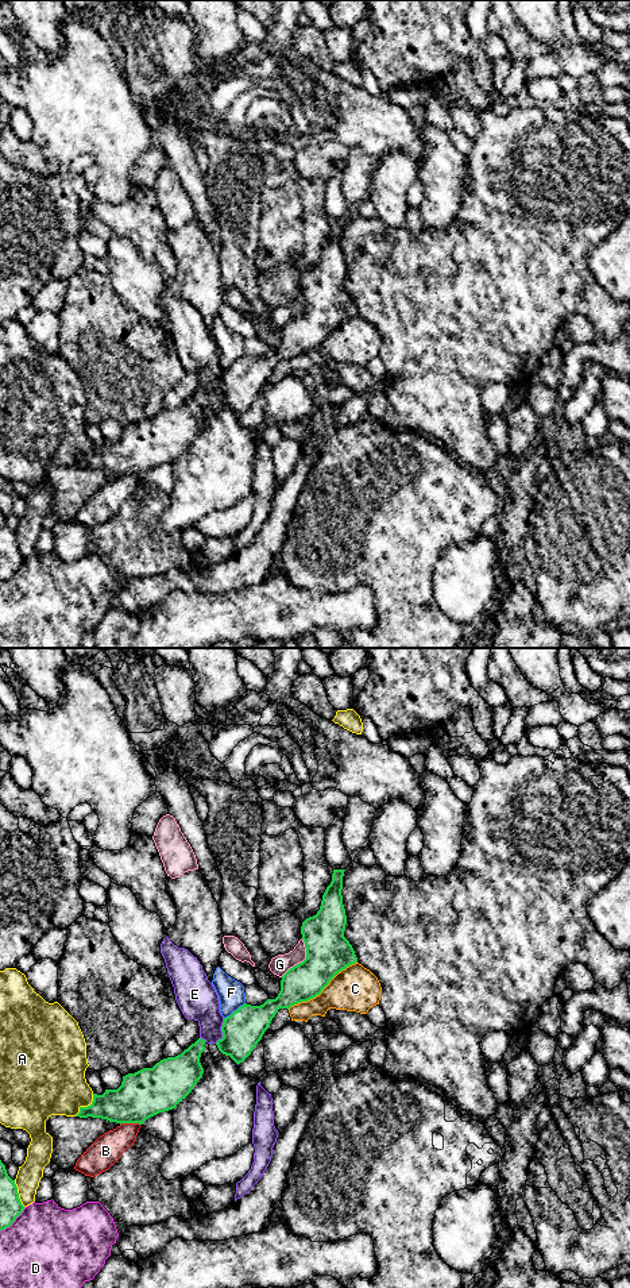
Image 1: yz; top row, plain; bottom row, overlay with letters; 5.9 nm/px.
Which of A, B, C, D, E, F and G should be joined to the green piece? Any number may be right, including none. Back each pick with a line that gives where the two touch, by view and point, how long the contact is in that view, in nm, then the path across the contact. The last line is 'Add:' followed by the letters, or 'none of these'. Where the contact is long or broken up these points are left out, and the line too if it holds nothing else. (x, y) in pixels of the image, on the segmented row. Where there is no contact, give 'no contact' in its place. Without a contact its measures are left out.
Add: none of these

